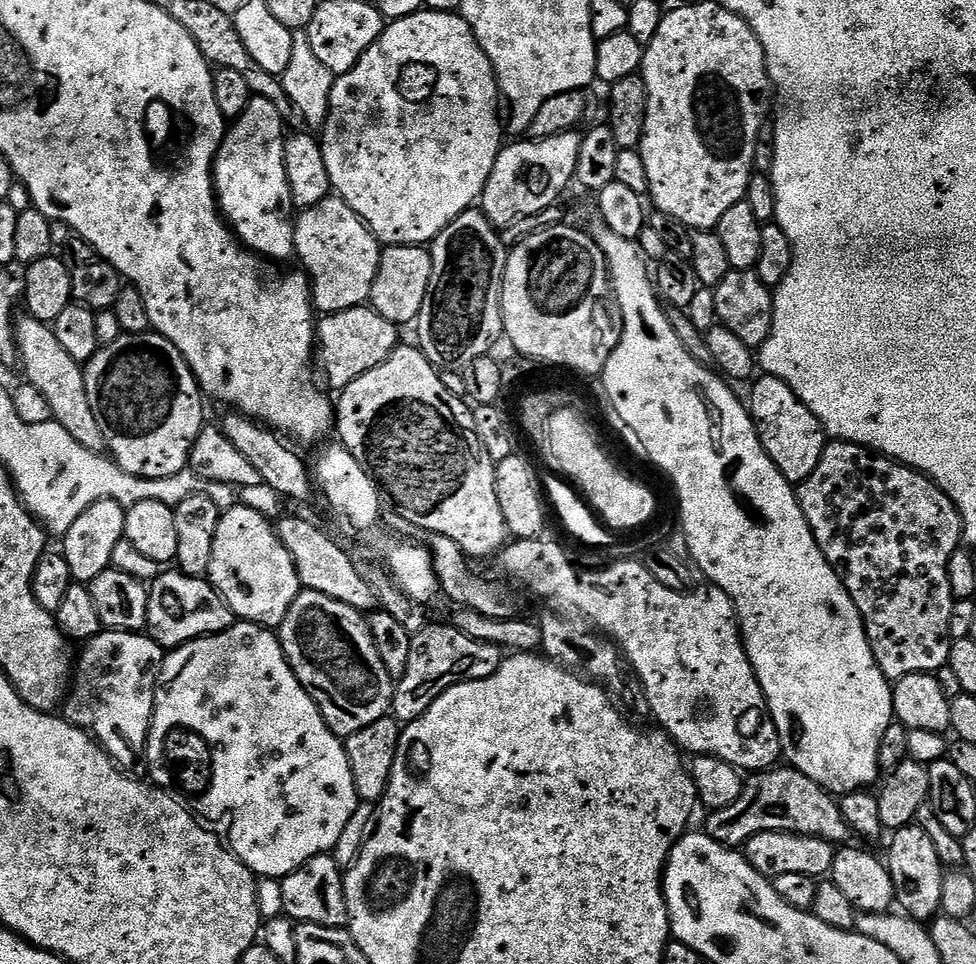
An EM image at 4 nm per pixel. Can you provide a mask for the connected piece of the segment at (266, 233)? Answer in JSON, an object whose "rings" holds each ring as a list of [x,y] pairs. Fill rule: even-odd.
{"rings":[[[253,95],[250,106],[227,129],[214,165],[214,187],[223,219],[244,247],[269,261],[293,259],[296,251],[294,205],[284,161],[285,139],[286,125],[278,106]]]}

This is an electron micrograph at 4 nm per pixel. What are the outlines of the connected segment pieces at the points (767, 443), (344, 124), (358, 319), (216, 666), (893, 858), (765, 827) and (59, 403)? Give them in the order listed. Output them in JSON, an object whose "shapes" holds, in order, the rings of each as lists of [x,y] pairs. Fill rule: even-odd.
{"shapes":[[[[764,374],[752,386],[750,411],[758,438],[774,466],[778,466],[780,473],[791,484],[799,486],[806,478],[810,478],[810,474],[814,474],[824,453],[826,433],[822,422],[814,418],[812,411],[801,402],[798,394],[794,394],[794,390],[790,390],[790,386],[786,386],[786,382]]],[[[421,10],[412,16],[391,21],[381,36],[376,39],[376,44],[370,46],[366,54],[362,54],[360,61],[349,72],[333,79],[330,90],[330,110],[319,142],[322,158],[326,158],[326,170],[330,174],[330,182],[335,195],[348,203],[350,210],[354,210],[364,219],[368,229],[374,233],[381,245],[428,246],[438,234],[442,234],[442,230],[446,230],[446,226],[450,226],[450,222],[454,222],[479,201],[486,182],[490,178],[490,170],[494,170],[494,162],[502,147],[500,139],[503,136],[506,136],[506,128],[502,123],[500,83],[496,81],[494,66],[490,58],[486,58],[474,30],[470,30],[463,16],[455,12]]],[[[371,306],[330,312],[323,319],[316,326],[316,344],[318,364],[324,367],[324,376],[328,379],[329,389],[343,390],[346,386],[350,386],[354,378],[362,378],[362,374],[389,360],[401,343],[401,329],[386,318],[382,318],[382,314],[378,314]]],[[[236,622],[225,632],[219,632],[213,636],[199,636],[197,640],[191,640],[189,644],[184,644],[180,648],[171,649],[165,655],[164,665],[160,667],[160,677],[156,680],[156,705],[152,715],[146,753],[146,765],[148,764],[149,772],[147,775],[150,777],[151,783],[157,786],[172,784],[172,775],[168,767],[164,765],[162,758],[161,741],[164,732],[167,732],[168,728],[176,727],[176,724],[200,728],[200,732],[204,732],[204,736],[208,736],[208,740],[212,740],[212,744],[216,744],[216,773],[212,779],[210,793],[198,801],[201,812],[199,815],[205,825],[216,826],[212,824],[220,824],[221,829],[219,828],[219,831],[226,837],[228,847],[249,870],[256,873],[257,877],[286,877],[294,870],[301,868],[310,858],[331,853],[335,849],[338,838],[342,838],[342,830],[346,830],[346,822],[350,822],[354,810],[362,801],[354,786],[354,774],[350,770],[350,762],[344,749],[344,740],[330,731],[327,722],[324,721],[318,710],[318,706],[298,682],[294,670],[288,665],[288,659],[280,645],[280,637],[275,631],[264,628],[260,624]]],[[[913,822],[905,828],[897,828],[891,833],[886,863],[894,882],[895,903],[901,904],[903,911],[914,920],[928,922],[941,911],[942,882],[946,873],[945,865],[940,863],[938,850],[934,850],[934,841],[930,834]]],[[[777,766],[747,777],[742,794],[730,806],[717,808],[706,825],[708,835],[729,846],[743,846],[754,834],[793,832],[799,836],[818,836],[831,844],[842,844],[850,829],[841,817],[839,803],[806,774],[791,766]]],[[[24,314],[20,320],[14,324],[14,339],[18,353],[19,363],[24,363],[24,372],[27,383],[38,386],[42,394],[46,397],[46,402],[50,402],[52,420],[74,438],[74,442],[82,442],[86,450],[103,453],[106,445],[98,418],[94,418],[94,410],[90,410],[90,397],[86,395],[86,382],[84,381],[84,370],[81,361],[70,358],[66,354],[66,349],[62,347],[62,342],[58,342],[55,331],[41,320],[36,320],[33,316]]]]}

